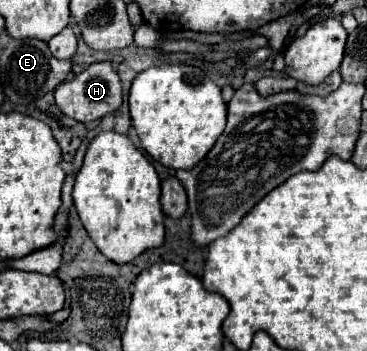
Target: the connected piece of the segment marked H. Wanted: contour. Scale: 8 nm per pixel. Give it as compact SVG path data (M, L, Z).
M94 62L84 72L80 72L70 82L62 82L56 90L56 106L70 118L78 122L92 122L110 112L116 112L122 106L122 84L114 68L114 62Z

